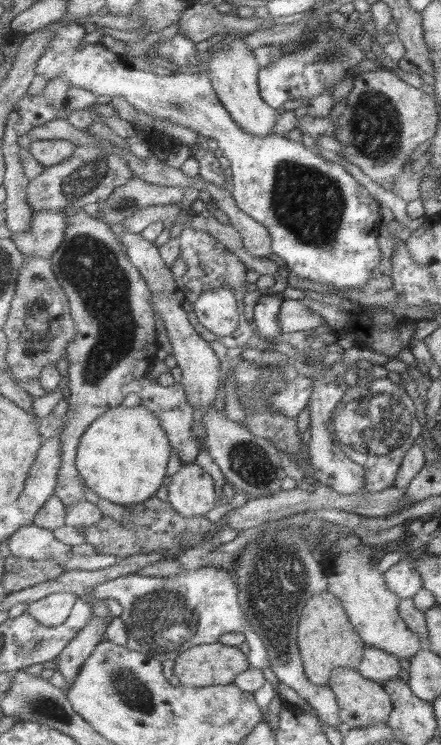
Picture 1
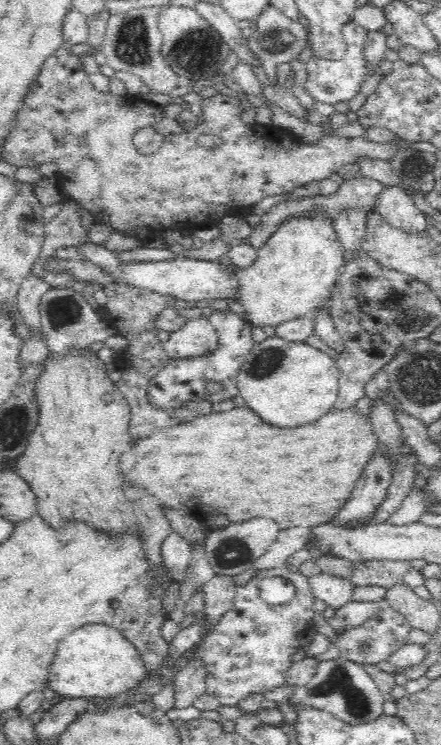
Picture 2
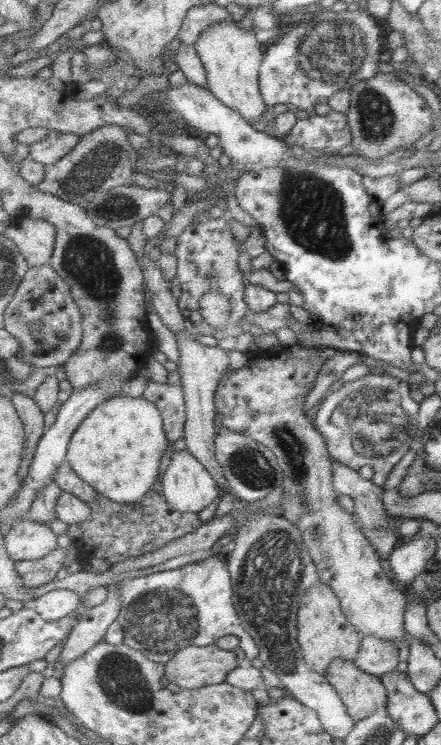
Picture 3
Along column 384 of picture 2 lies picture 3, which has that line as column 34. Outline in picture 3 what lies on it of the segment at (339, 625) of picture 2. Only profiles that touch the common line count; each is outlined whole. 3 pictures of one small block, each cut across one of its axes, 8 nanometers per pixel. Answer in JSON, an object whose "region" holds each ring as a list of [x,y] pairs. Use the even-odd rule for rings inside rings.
{"region":[[[52,590],[34,599],[32,607],[49,622],[65,619],[81,608],[81,598],[72,590]]]}

